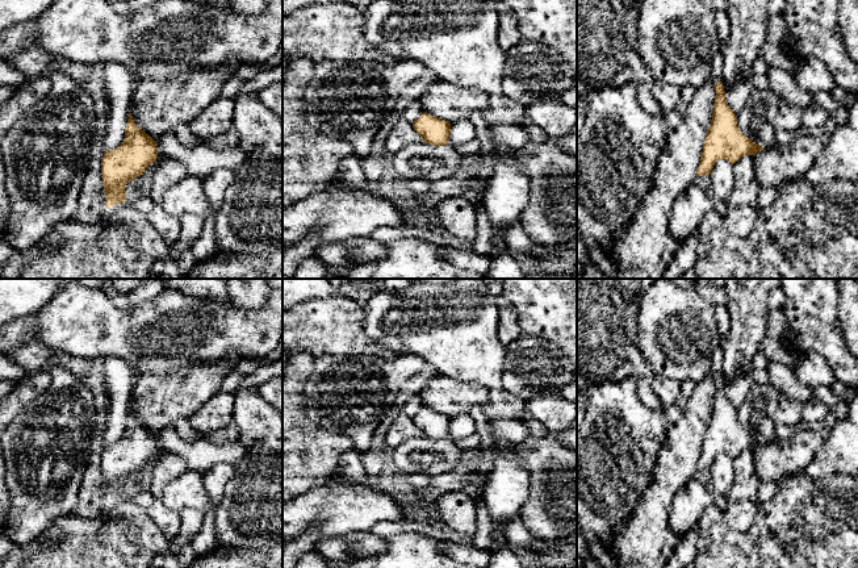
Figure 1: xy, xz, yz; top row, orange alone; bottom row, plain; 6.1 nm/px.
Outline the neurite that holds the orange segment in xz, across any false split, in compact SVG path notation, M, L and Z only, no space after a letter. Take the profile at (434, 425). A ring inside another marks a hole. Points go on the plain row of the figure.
M423 406L420 412L413 417L413 422L428 439L448 439L451 418L445 414Z

